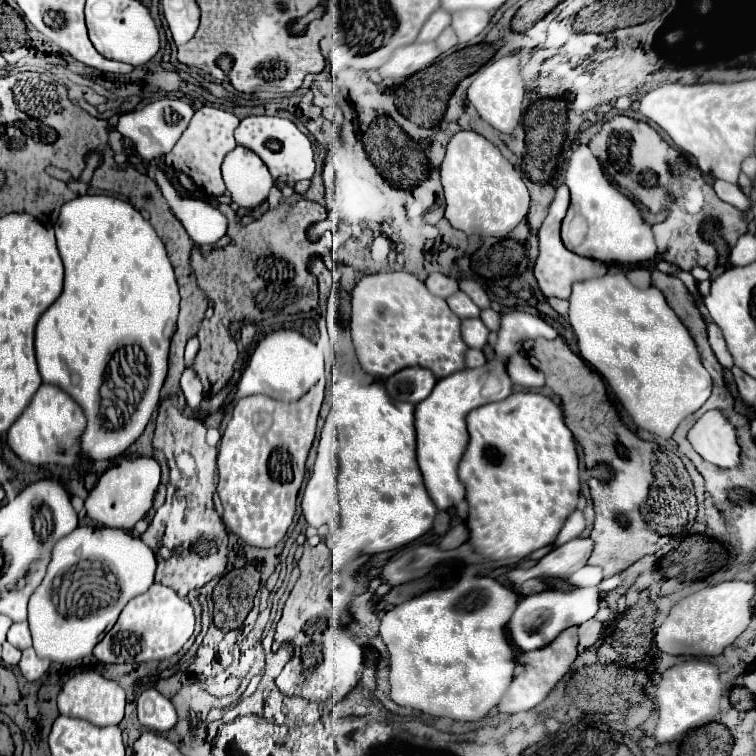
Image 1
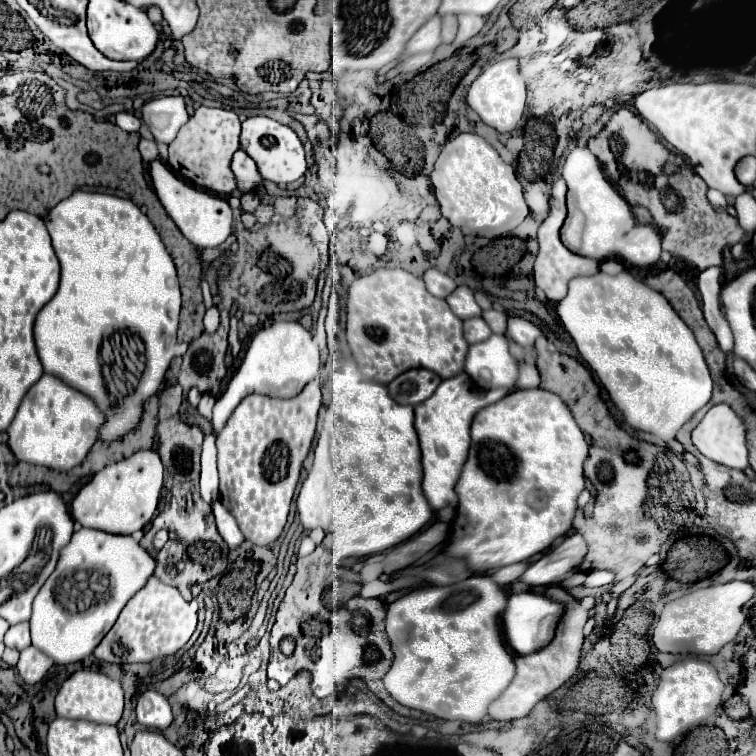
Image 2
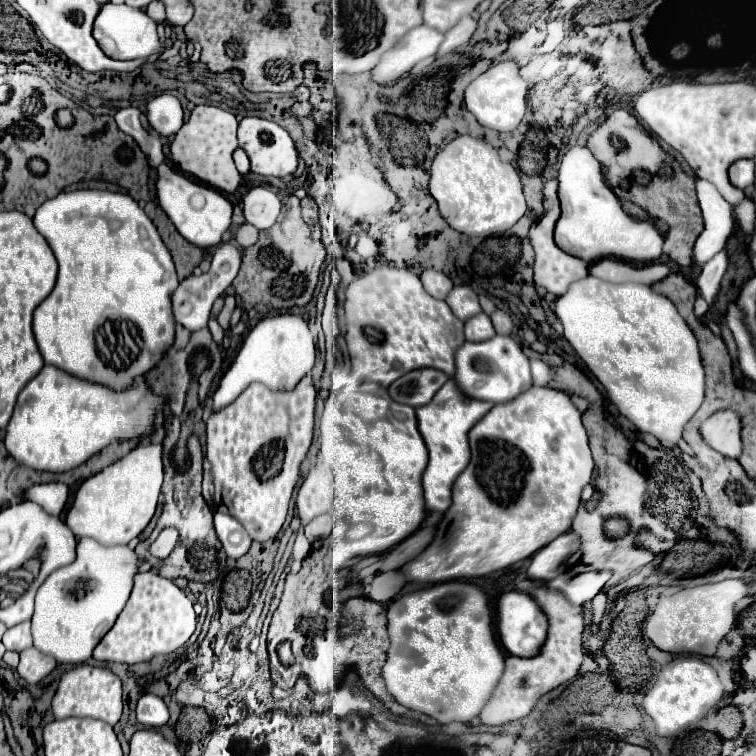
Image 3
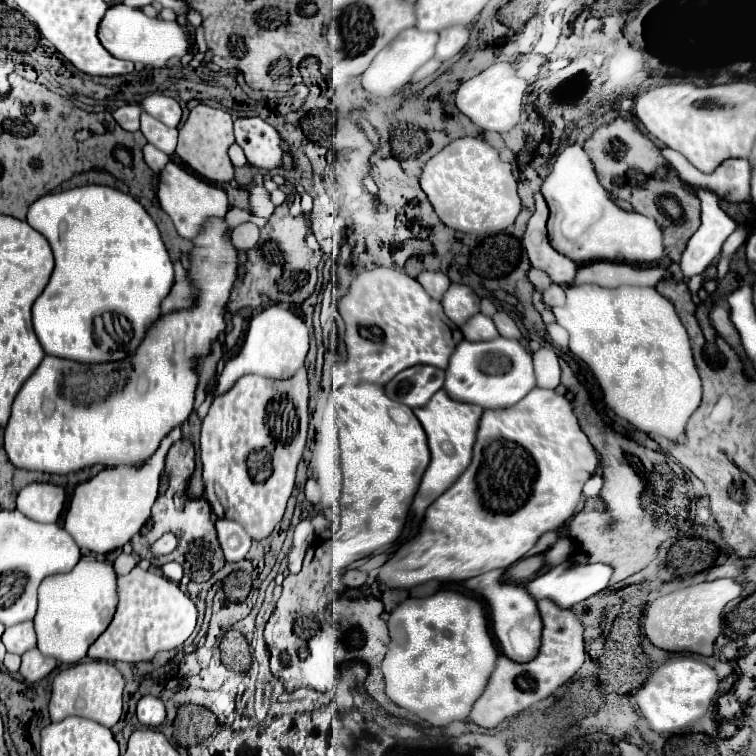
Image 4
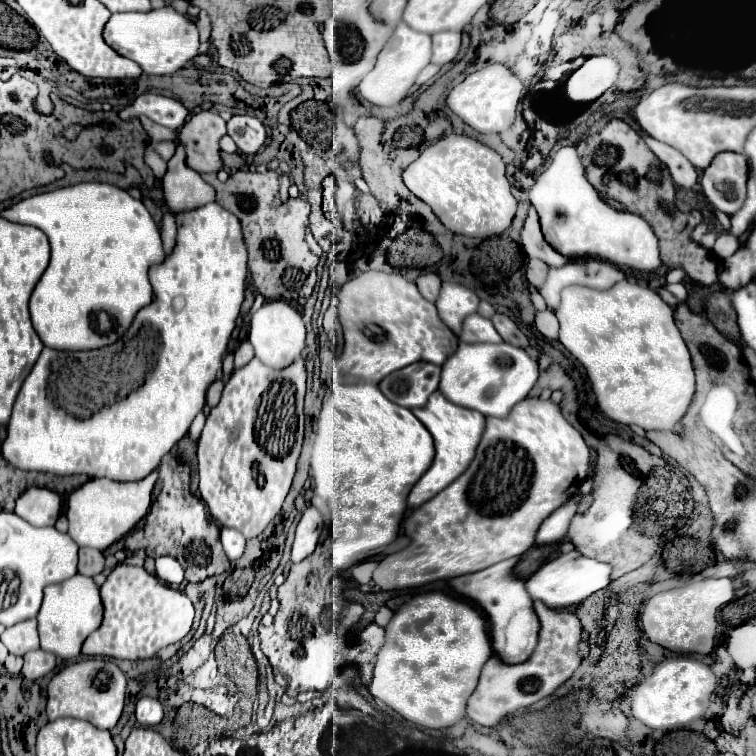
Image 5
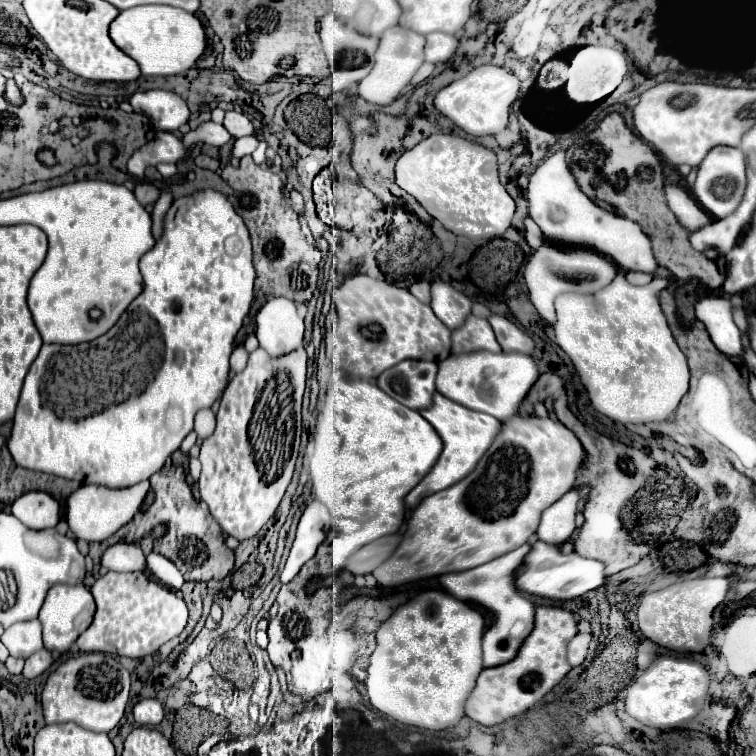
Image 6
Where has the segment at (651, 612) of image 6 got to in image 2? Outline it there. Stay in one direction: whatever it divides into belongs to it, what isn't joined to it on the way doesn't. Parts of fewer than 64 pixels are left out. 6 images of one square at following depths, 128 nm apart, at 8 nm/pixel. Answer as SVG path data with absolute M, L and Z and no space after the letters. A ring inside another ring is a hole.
M740 580L684 594L664 606L658 622L652 624L650 628L650 638L660 652L698 654L698 656L718 654L724 644L736 638L740 626L746 620L742 606L752 596L754 596L754 584Z

